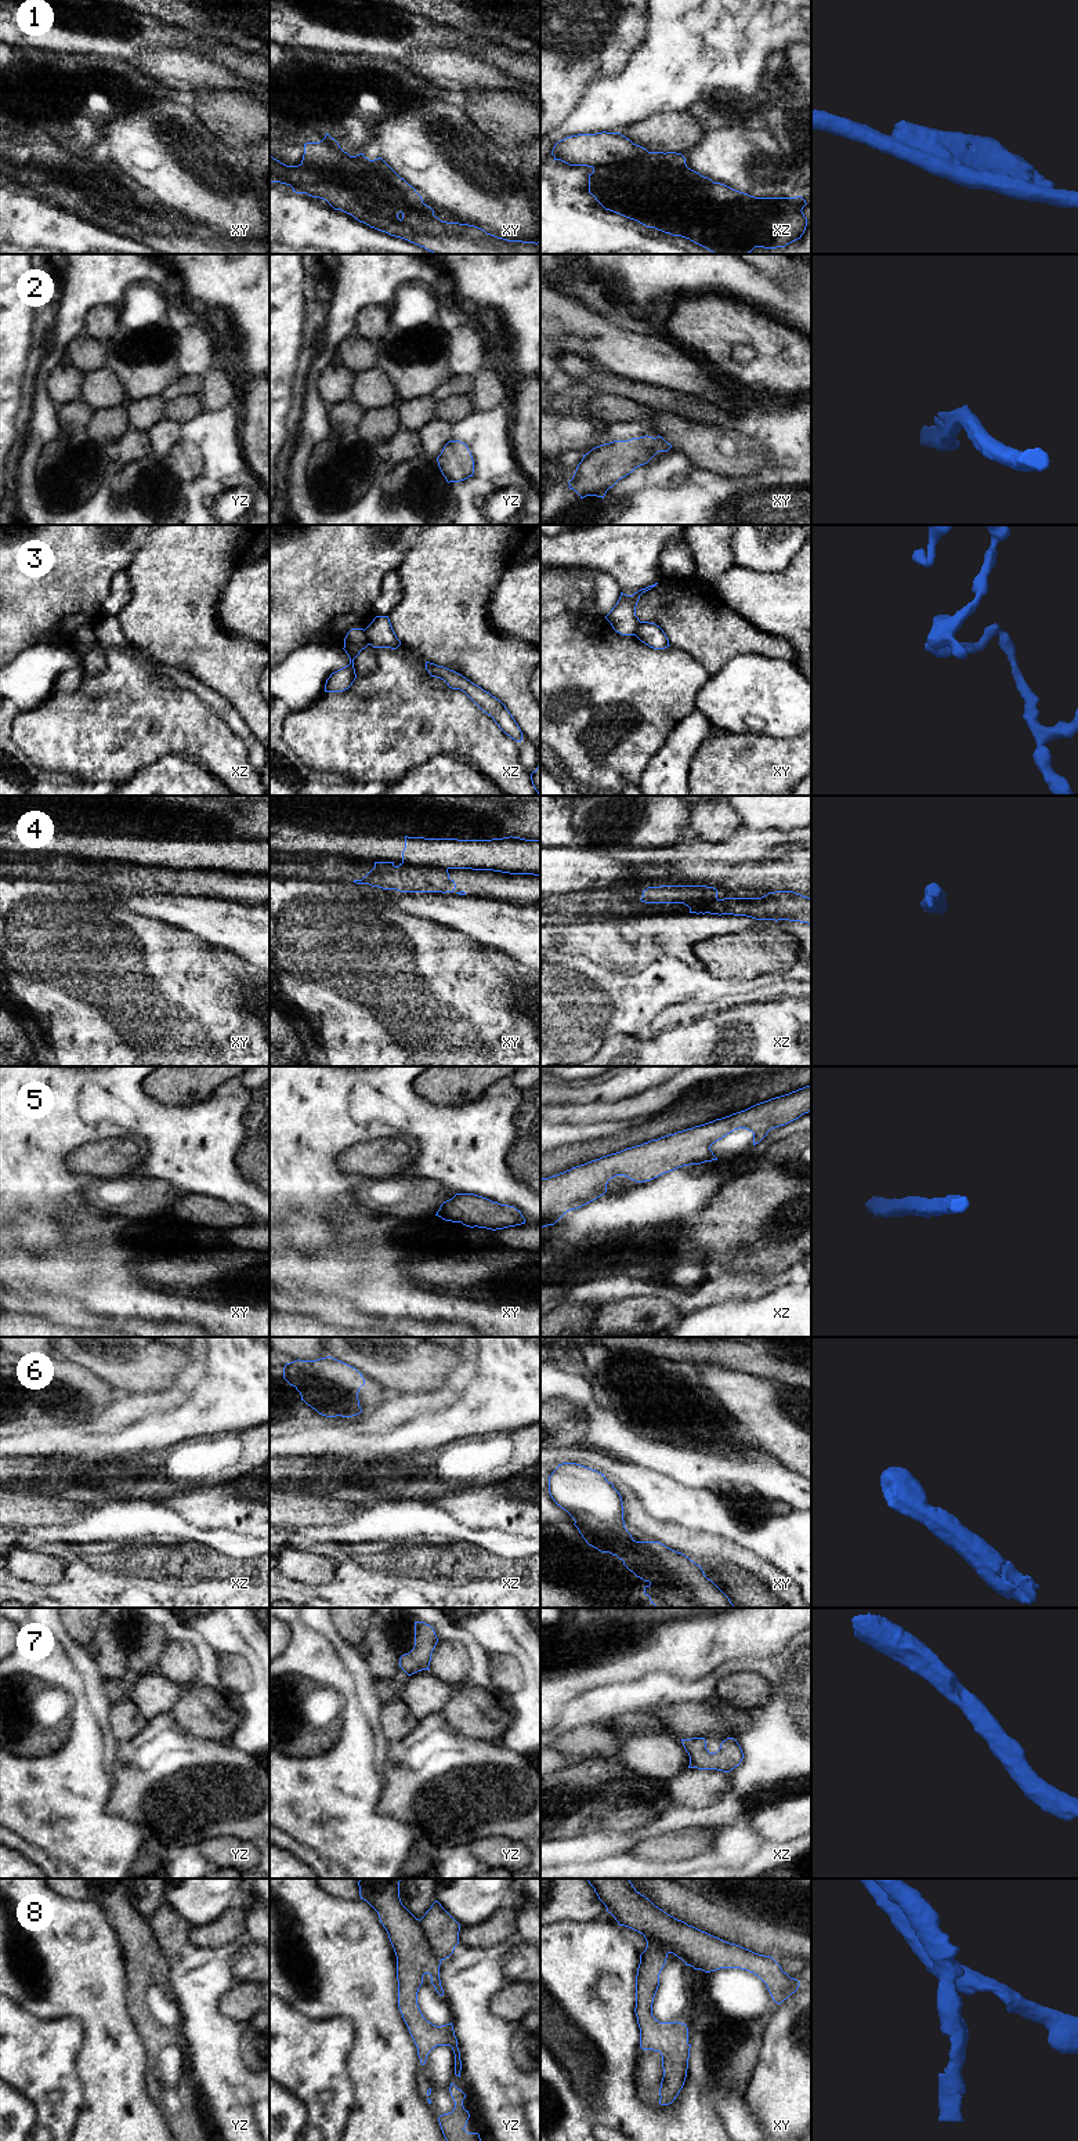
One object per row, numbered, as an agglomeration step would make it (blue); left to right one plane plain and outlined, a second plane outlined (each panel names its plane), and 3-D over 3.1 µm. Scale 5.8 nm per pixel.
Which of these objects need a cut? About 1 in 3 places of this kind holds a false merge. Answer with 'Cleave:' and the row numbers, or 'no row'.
Cleave: 1, 3, 4, 8

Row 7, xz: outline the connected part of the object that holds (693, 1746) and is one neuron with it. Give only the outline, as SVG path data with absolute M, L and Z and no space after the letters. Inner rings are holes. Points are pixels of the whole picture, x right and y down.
M705 1738L681 1739L681 1743L690 1756L688 1768L730 1772L744 1758L742 1749L734 1738L723 1740L716 1753L706 1749Z

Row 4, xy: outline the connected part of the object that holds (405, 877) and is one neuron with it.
M375 862L375 867L357 884L369 884L383 890L401 892L453 892L456 884L446 869L431 866L412 866L394 862Z

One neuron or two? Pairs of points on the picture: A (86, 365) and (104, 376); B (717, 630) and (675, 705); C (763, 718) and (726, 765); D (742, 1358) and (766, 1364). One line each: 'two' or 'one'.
A: two
B: two
C: two
D: one

